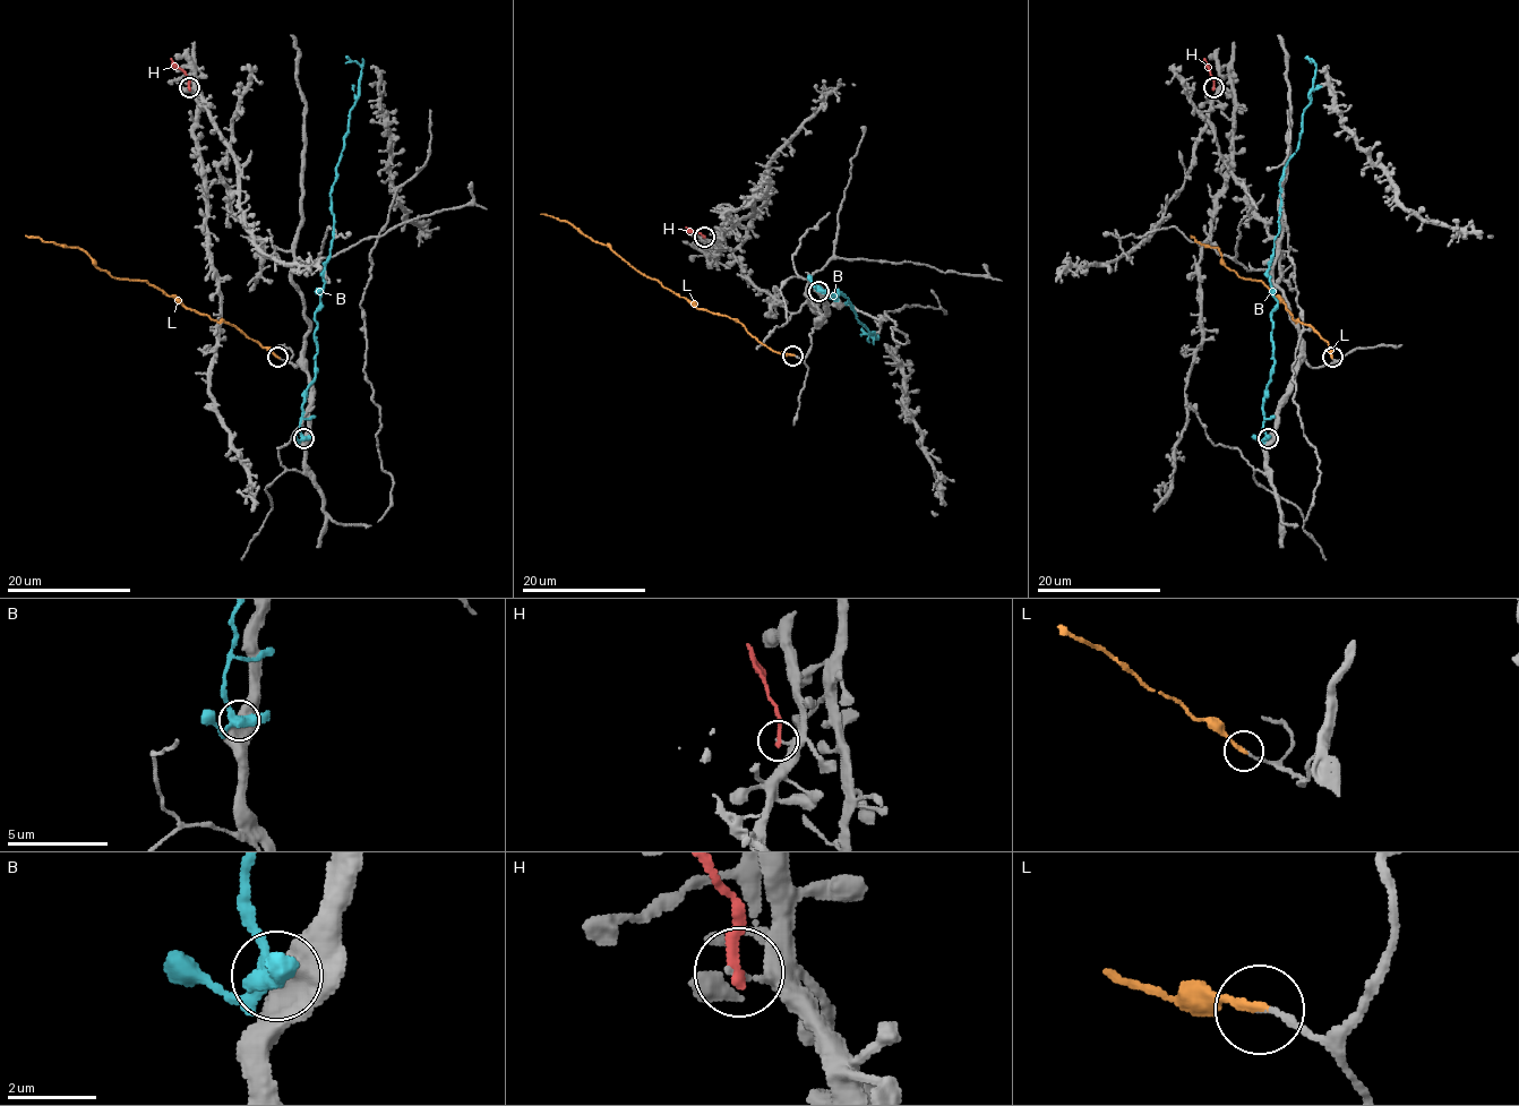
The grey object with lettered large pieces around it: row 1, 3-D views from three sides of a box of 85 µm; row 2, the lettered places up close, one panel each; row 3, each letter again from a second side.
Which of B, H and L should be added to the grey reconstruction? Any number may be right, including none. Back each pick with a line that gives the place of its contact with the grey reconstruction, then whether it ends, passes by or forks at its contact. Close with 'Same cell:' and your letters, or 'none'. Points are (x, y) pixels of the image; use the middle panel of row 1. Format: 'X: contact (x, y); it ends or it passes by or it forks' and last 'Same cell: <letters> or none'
L: contact (792, 356); it ends
Same cell: L

